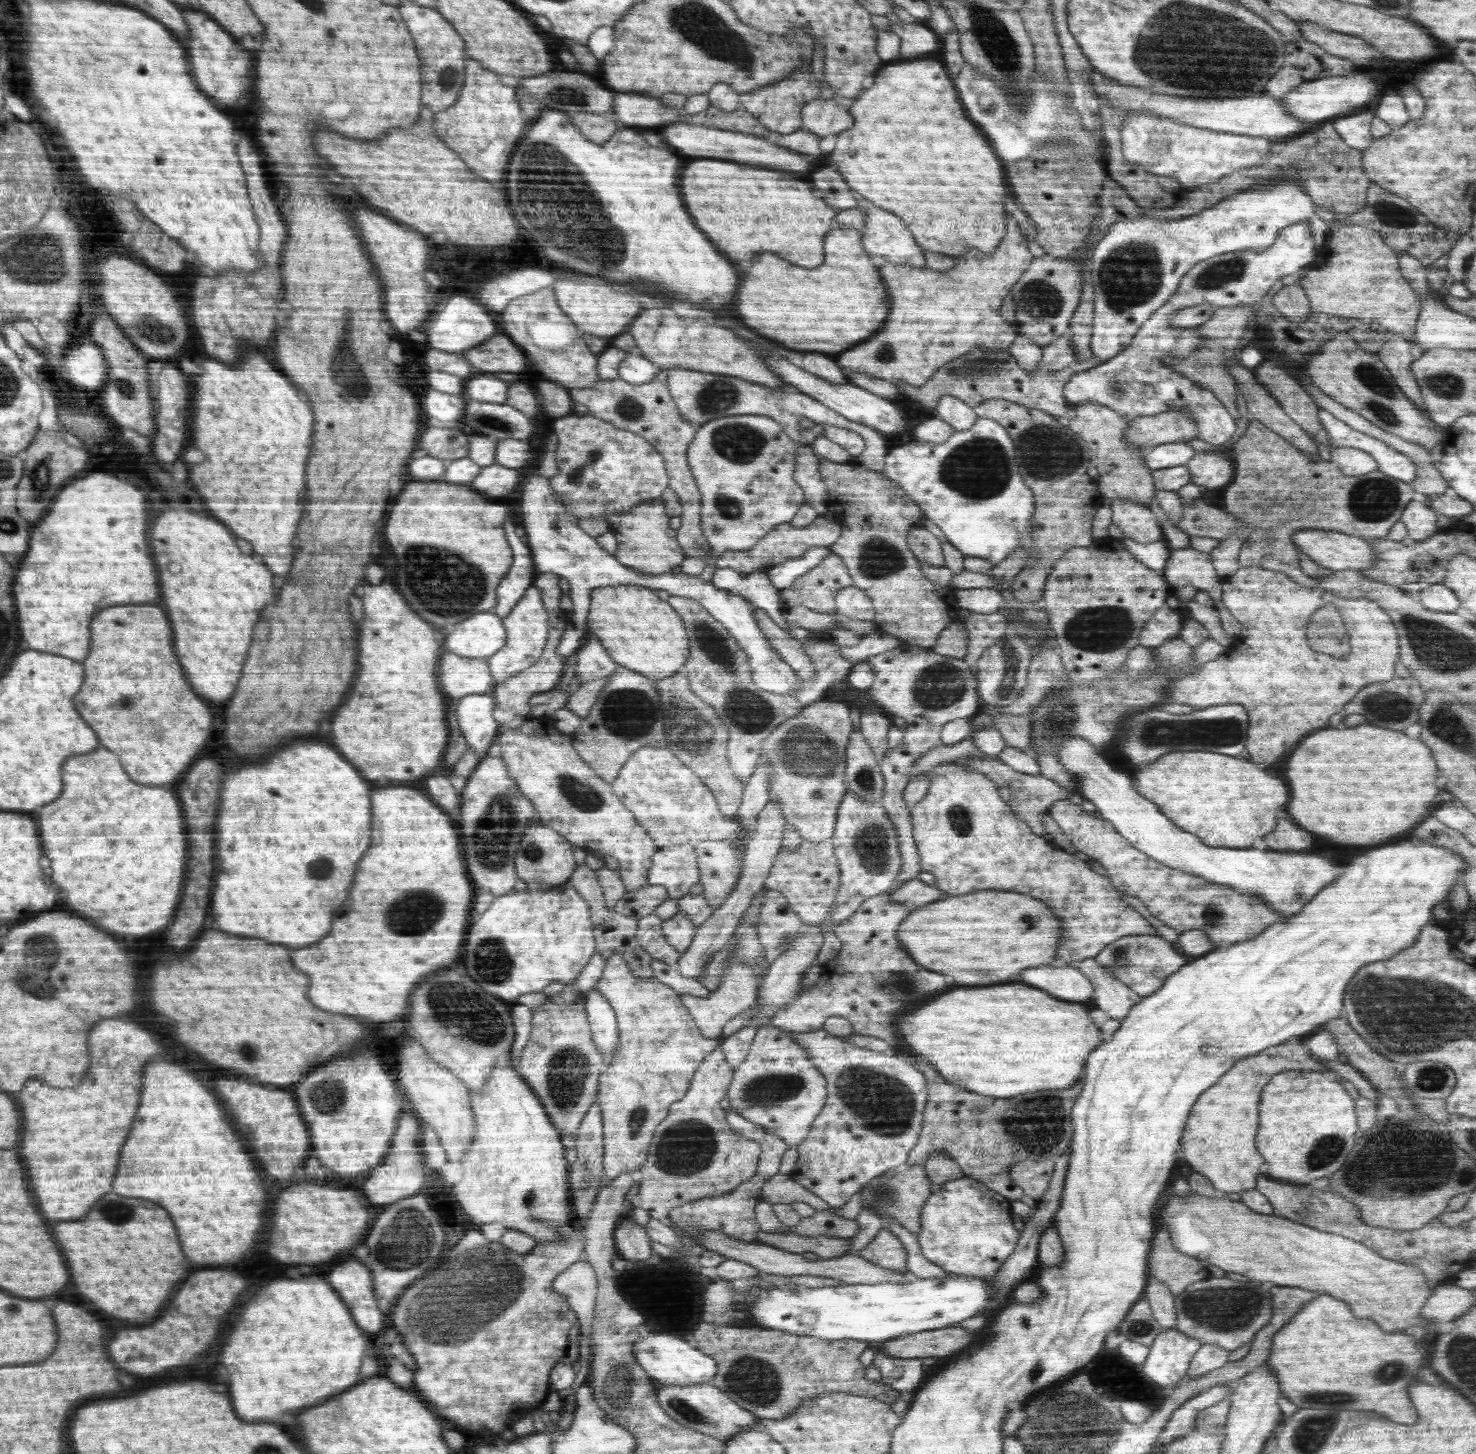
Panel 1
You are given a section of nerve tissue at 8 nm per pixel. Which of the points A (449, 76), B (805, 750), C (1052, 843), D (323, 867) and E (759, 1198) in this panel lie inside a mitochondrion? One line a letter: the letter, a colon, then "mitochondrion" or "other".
A: mitochondrion
B: mitochondrion
C: other
D: mitochondrion
E: other

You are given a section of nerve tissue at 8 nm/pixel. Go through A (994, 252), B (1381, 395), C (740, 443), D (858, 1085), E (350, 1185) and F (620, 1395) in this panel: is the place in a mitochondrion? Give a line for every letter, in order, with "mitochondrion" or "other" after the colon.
A: other
B: mitochondrion
C: mitochondrion
D: mitochondrion
E: other
F: mitochondrion

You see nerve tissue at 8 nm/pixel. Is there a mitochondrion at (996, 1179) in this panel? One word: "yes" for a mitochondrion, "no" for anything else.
no

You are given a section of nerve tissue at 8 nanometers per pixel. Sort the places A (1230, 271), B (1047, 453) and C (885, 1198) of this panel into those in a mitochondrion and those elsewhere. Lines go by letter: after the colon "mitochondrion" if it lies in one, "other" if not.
A: mitochondrion
B: mitochondrion
C: mitochondrion

